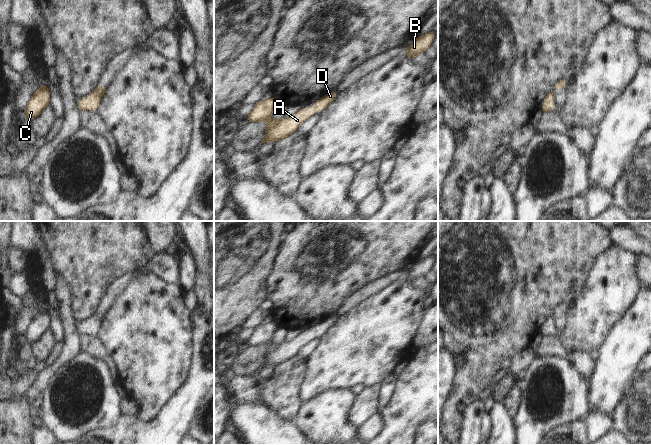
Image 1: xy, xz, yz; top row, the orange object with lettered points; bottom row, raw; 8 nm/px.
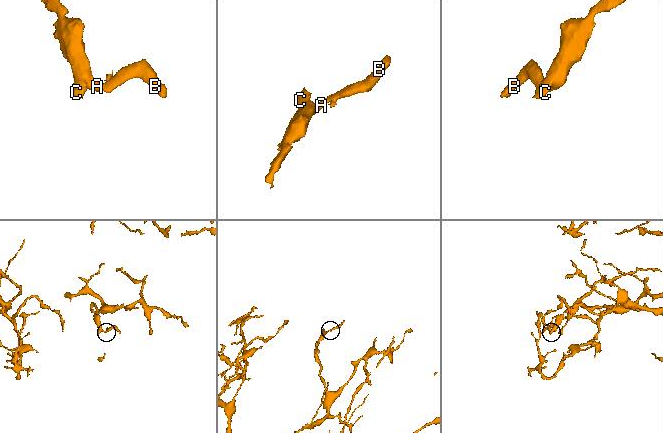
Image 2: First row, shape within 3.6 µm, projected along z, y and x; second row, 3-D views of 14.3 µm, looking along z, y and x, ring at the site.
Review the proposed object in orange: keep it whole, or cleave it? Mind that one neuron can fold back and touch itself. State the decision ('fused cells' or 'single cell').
single cell

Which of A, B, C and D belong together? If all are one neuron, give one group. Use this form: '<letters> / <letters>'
A B C D

